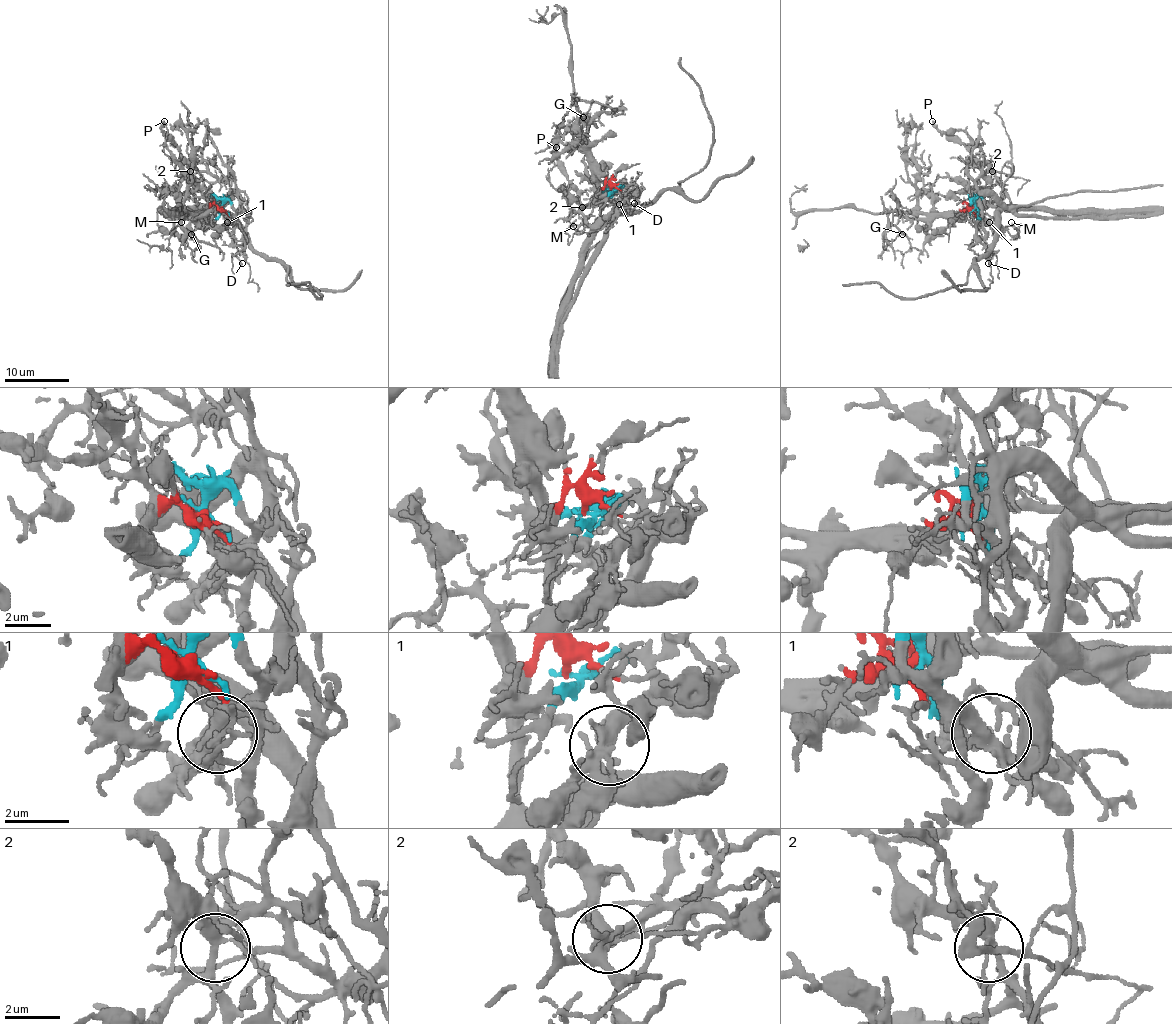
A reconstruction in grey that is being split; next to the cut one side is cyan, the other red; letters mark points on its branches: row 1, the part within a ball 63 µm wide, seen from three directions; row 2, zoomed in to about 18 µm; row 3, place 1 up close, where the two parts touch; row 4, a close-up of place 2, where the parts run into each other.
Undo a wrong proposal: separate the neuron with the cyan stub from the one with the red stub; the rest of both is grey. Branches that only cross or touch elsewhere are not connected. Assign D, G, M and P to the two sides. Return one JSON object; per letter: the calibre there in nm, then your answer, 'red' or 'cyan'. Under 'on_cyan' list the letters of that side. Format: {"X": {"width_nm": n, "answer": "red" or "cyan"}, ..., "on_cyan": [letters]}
{"D": {"width_nm": 140, "answer": "cyan"}, "G": {"width_nm": 240, "answer": "red"}, "M": {"width_nm": 100, "answer": "cyan"}, "P": {"width_nm": 160, "answer": "red"}, "on_cyan": ["D", "M"]}

